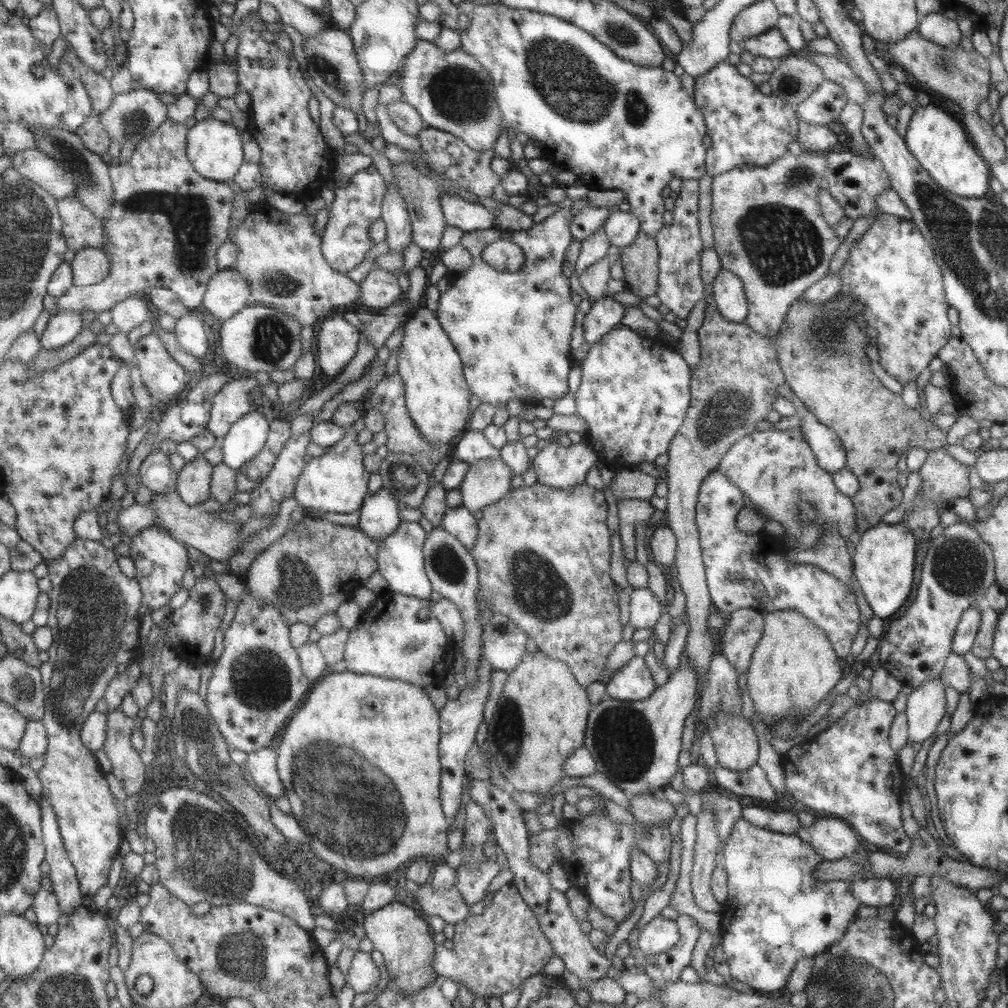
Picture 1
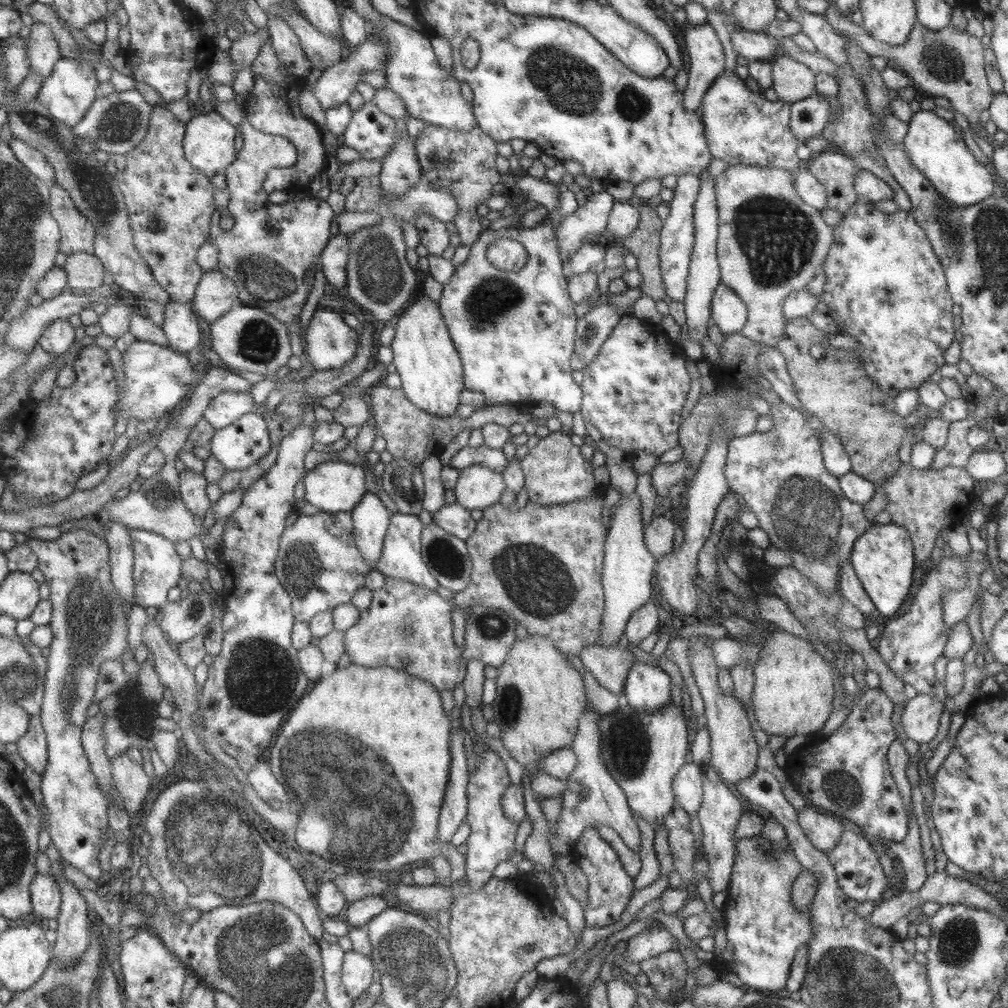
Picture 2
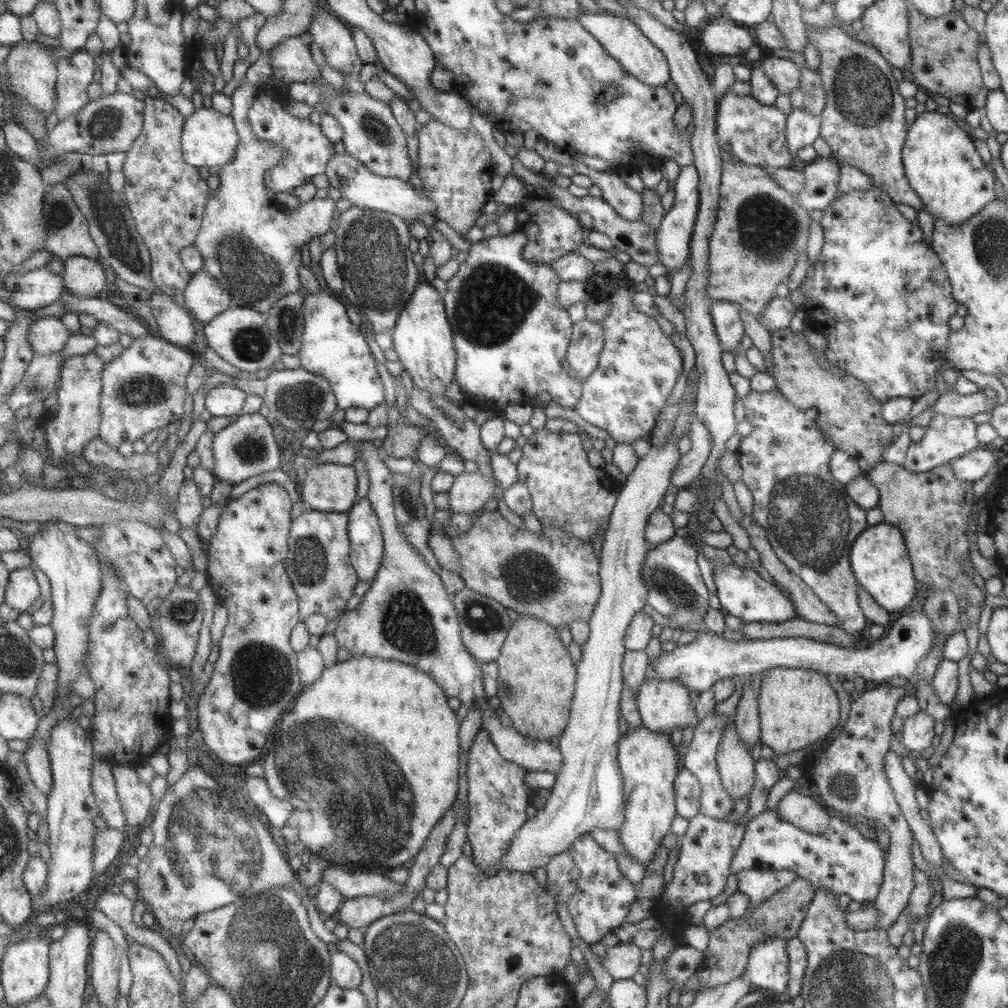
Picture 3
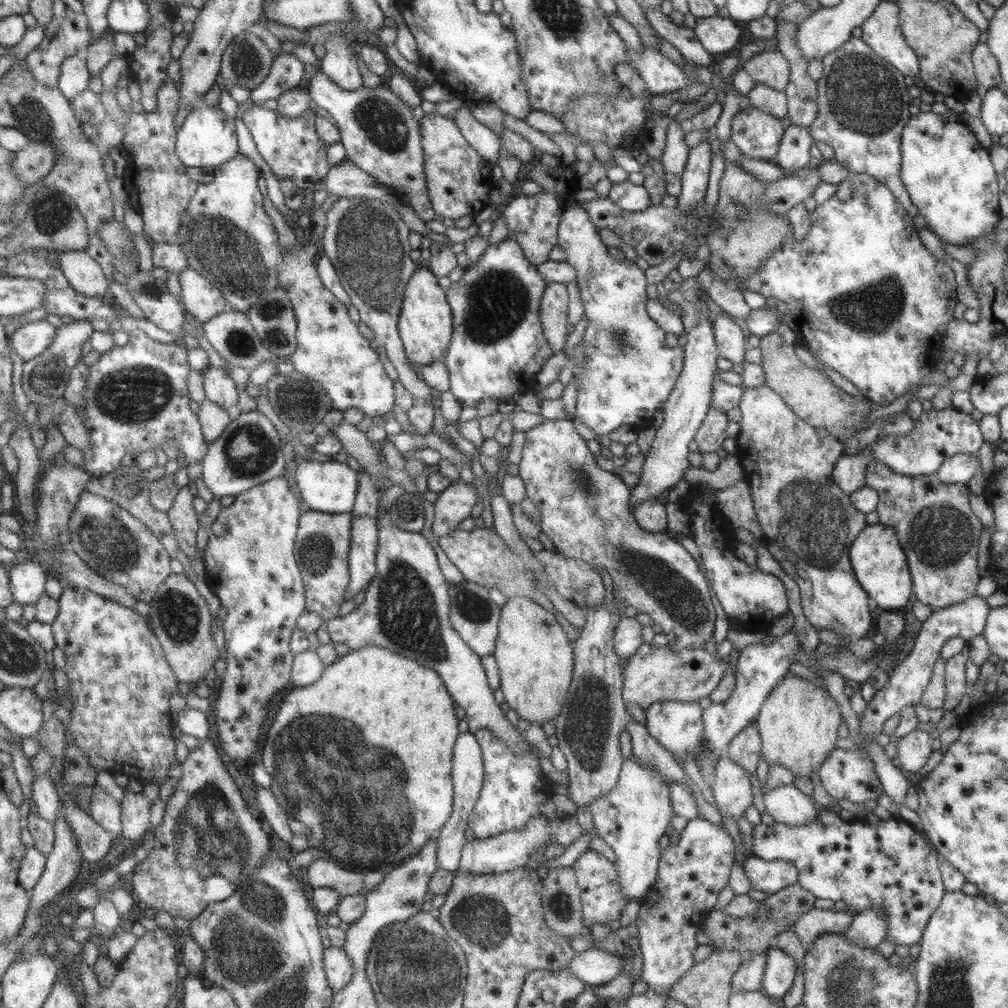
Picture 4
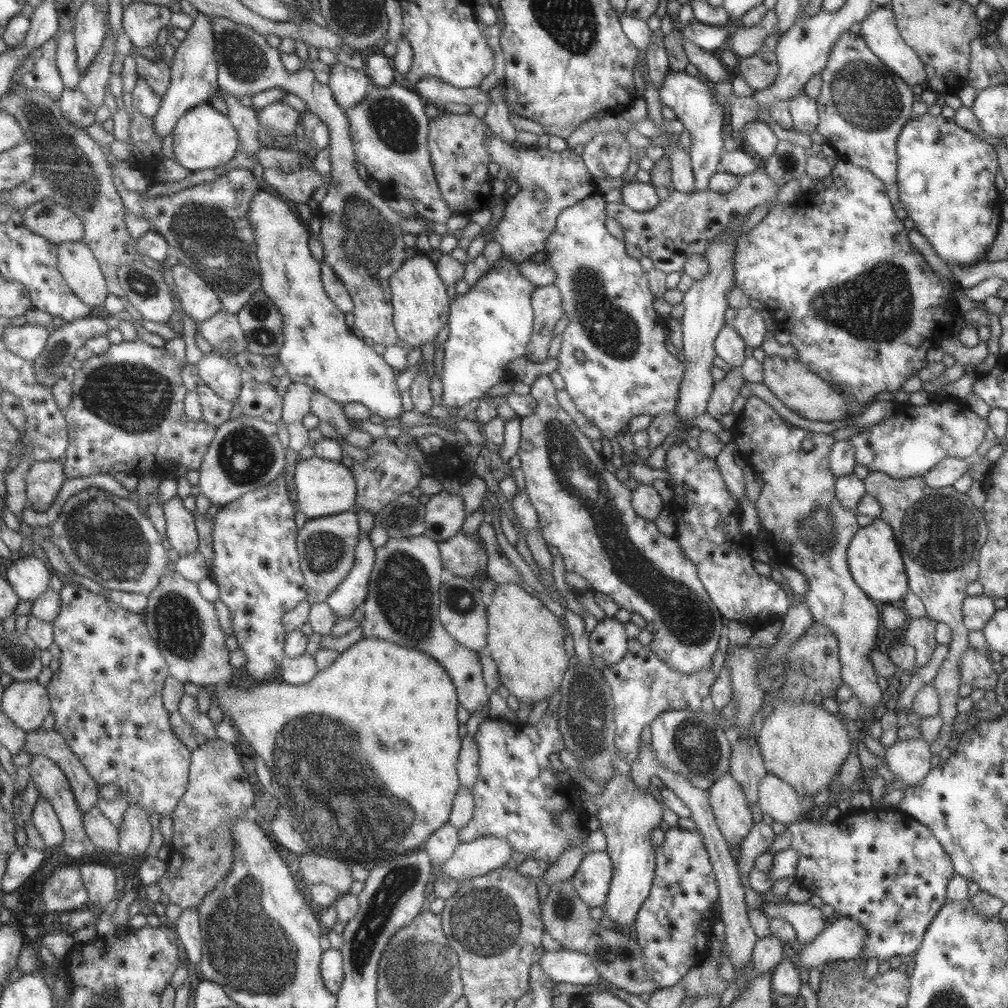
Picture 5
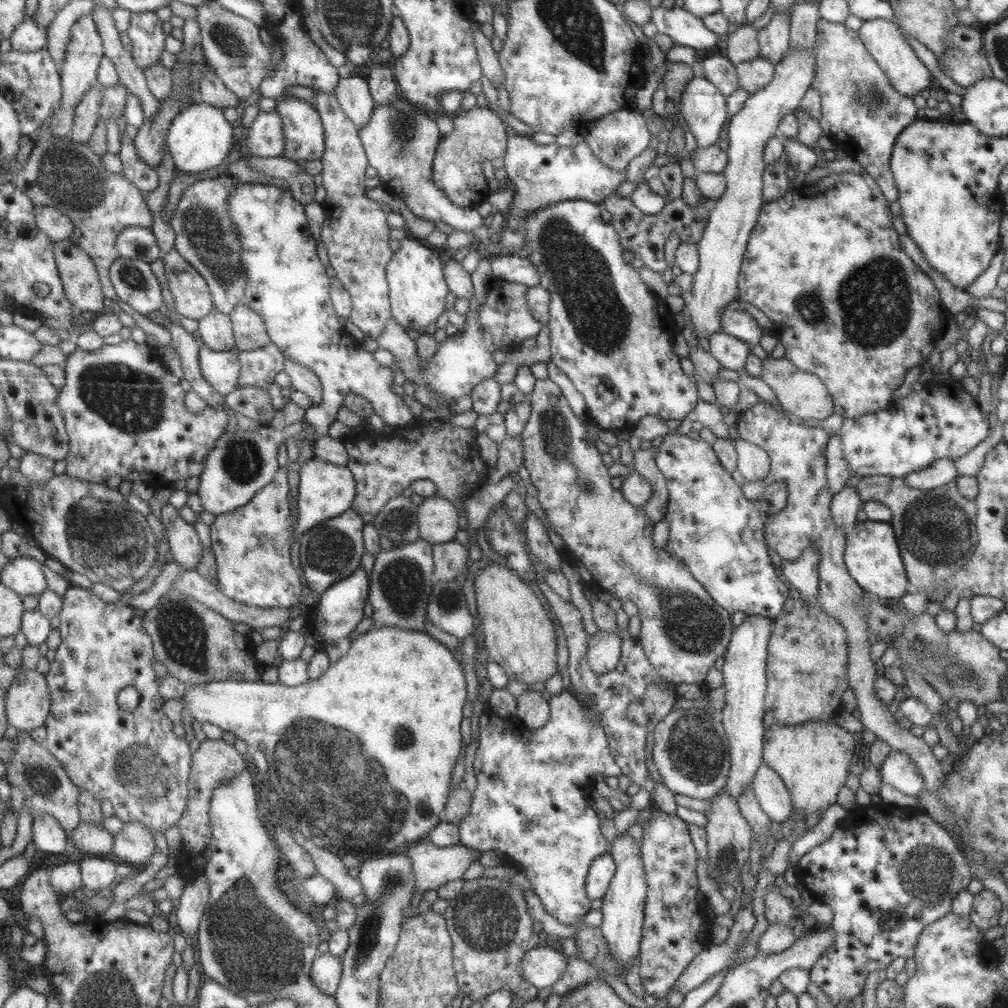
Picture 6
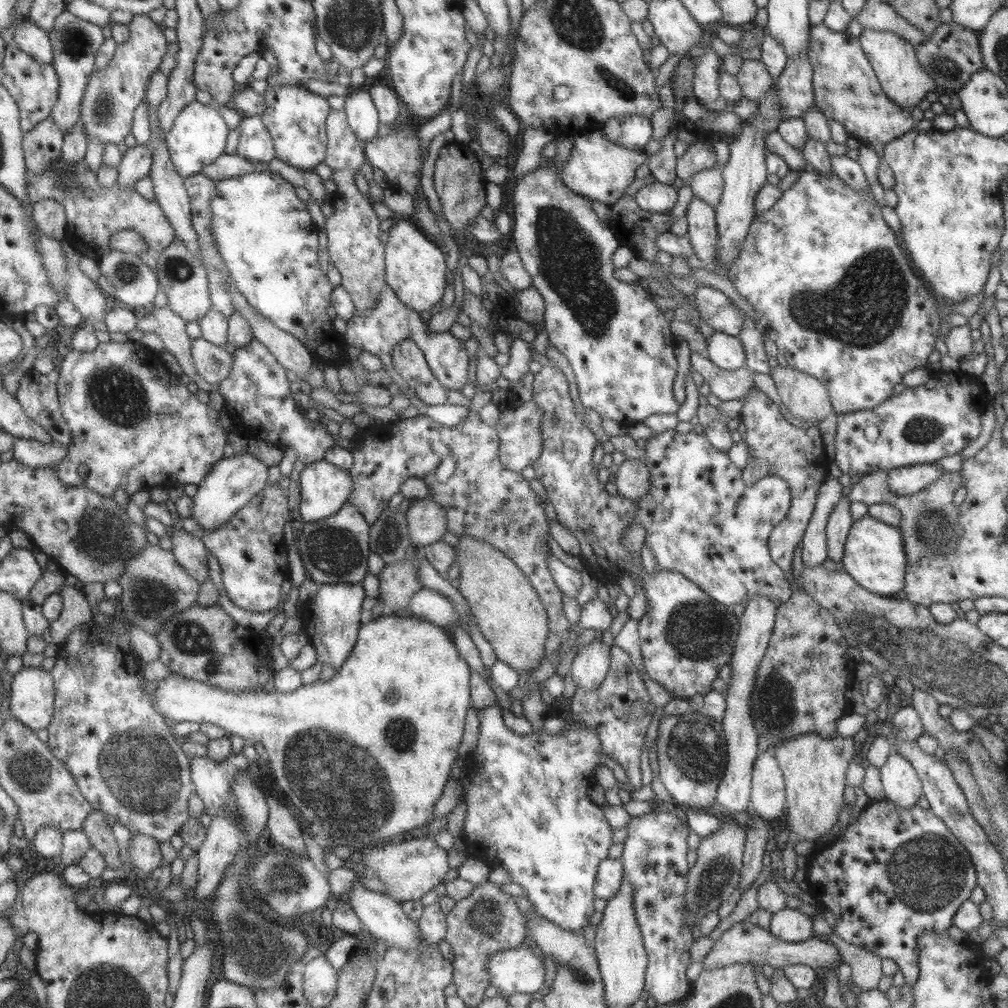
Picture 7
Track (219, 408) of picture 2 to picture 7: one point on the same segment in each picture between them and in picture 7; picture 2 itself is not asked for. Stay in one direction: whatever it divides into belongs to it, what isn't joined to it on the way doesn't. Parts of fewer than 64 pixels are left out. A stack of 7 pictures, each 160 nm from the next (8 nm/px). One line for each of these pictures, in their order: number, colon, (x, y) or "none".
3: (224, 399)
4: (219, 388)
5: (224, 379)
6: (220, 369)
7: (212, 363)

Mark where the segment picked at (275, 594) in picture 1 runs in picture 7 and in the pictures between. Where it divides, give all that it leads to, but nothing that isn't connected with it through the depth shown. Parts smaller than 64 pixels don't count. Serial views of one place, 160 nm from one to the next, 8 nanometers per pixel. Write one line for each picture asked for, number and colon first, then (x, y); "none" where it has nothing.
2: (317, 563)
3: (317, 564)
4: (321, 544)
5: (325, 545)
6: (329, 551)
7: (333, 550)

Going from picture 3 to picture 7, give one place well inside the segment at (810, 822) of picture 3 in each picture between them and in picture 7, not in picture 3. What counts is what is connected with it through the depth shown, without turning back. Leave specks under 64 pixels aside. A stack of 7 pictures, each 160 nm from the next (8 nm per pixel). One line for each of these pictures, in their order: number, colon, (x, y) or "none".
4: (786, 804)
5: (776, 799)
6: (771, 794)
7: (767, 797)

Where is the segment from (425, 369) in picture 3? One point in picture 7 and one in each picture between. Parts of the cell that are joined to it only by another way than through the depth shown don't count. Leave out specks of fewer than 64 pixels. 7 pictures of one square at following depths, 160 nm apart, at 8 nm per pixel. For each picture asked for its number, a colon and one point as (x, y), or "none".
4: (424, 325)
5: (420, 305)
6: (416, 288)
7: (414, 265)

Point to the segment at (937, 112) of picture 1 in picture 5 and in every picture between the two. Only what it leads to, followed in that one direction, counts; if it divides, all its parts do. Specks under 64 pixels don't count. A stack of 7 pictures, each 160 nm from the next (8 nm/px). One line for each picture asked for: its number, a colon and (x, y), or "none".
2: (933, 145)
3: (943, 168)
4: (948, 176)
5: (947, 179)

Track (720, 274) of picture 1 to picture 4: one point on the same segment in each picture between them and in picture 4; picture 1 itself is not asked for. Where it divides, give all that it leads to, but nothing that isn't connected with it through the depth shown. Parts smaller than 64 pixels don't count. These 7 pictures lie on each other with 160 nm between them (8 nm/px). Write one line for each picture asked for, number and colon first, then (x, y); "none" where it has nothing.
2: (728, 312)
3: (728, 326)
4: (730, 342)

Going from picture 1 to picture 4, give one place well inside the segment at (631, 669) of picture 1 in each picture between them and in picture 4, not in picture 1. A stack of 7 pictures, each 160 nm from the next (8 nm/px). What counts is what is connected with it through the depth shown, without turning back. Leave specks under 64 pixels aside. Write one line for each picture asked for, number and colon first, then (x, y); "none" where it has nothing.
2: (647, 688)
3: (663, 705)
4: (677, 726)

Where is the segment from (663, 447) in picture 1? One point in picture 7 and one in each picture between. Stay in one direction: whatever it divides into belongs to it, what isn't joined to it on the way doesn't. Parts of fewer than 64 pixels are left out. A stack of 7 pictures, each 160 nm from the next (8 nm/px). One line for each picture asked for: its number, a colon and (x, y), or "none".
2: (632, 392)
3: (638, 365)
4: (629, 370)
5: (613, 360)
6: (609, 334)
7: (619, 347)

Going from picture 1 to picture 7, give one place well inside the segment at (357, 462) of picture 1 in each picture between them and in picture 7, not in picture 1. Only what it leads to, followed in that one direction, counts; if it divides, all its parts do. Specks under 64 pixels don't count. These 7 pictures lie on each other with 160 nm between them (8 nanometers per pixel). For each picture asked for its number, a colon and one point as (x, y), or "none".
2: (334, 487)
3: (329, 487)
4: (325, 486)
5: (323, 487)
6: (325, 490)
7: (324, 488)

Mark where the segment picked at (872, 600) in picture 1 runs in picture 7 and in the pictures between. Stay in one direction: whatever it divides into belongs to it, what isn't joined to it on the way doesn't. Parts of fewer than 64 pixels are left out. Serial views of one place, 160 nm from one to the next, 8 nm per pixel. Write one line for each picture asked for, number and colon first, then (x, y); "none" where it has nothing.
2: (882, 558)
3: (878, 557)
4: (878, 562)
5: (873, 557)
6: (871, 556)
7: (873, 556)

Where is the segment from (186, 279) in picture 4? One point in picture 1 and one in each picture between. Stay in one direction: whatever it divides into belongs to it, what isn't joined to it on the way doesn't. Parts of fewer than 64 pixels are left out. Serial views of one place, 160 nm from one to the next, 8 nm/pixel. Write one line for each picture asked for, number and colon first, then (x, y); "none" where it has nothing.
1: (227, 293)
2: (215, 292)
3: (203, 296)

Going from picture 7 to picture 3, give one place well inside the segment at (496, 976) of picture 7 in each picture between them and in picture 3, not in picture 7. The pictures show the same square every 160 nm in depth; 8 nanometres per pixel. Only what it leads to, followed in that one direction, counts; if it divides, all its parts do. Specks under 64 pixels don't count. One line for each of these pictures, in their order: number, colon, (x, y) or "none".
3: (621, 961)
4: (594, 967)
5: (565, 965)
6: (542, 966)

